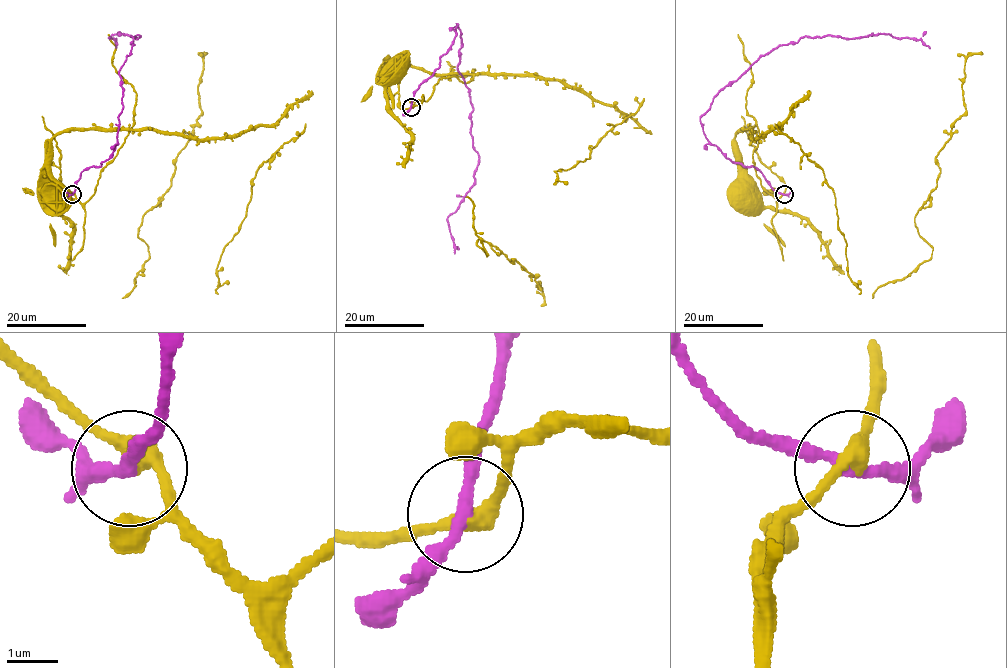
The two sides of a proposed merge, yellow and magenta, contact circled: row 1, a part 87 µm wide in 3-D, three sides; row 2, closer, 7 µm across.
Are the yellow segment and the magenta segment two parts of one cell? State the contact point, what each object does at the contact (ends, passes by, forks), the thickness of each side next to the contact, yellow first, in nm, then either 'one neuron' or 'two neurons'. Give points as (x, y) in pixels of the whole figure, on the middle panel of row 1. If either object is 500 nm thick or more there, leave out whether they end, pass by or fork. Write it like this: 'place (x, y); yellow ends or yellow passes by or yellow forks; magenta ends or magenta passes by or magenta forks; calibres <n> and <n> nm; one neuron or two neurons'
place (411, 107); yellow passes by; magenta passes by; calibres 320 and 240 nm; two neurons

